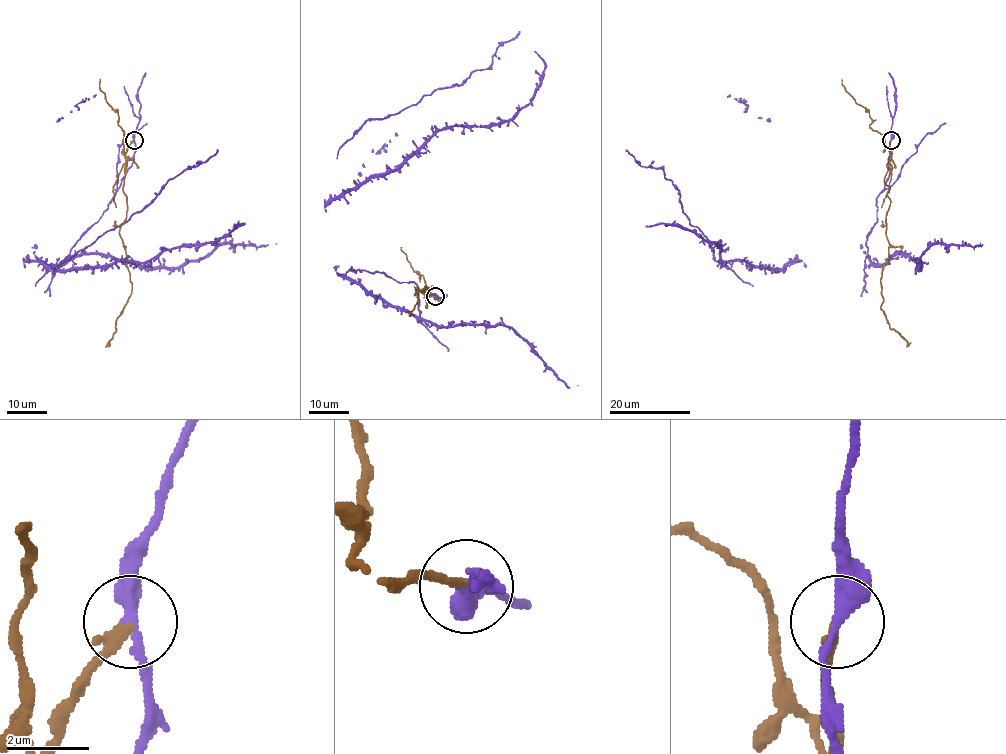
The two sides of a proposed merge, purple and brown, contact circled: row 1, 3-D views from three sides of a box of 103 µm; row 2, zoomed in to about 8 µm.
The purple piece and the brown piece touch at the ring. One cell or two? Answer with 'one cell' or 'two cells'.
two cells

